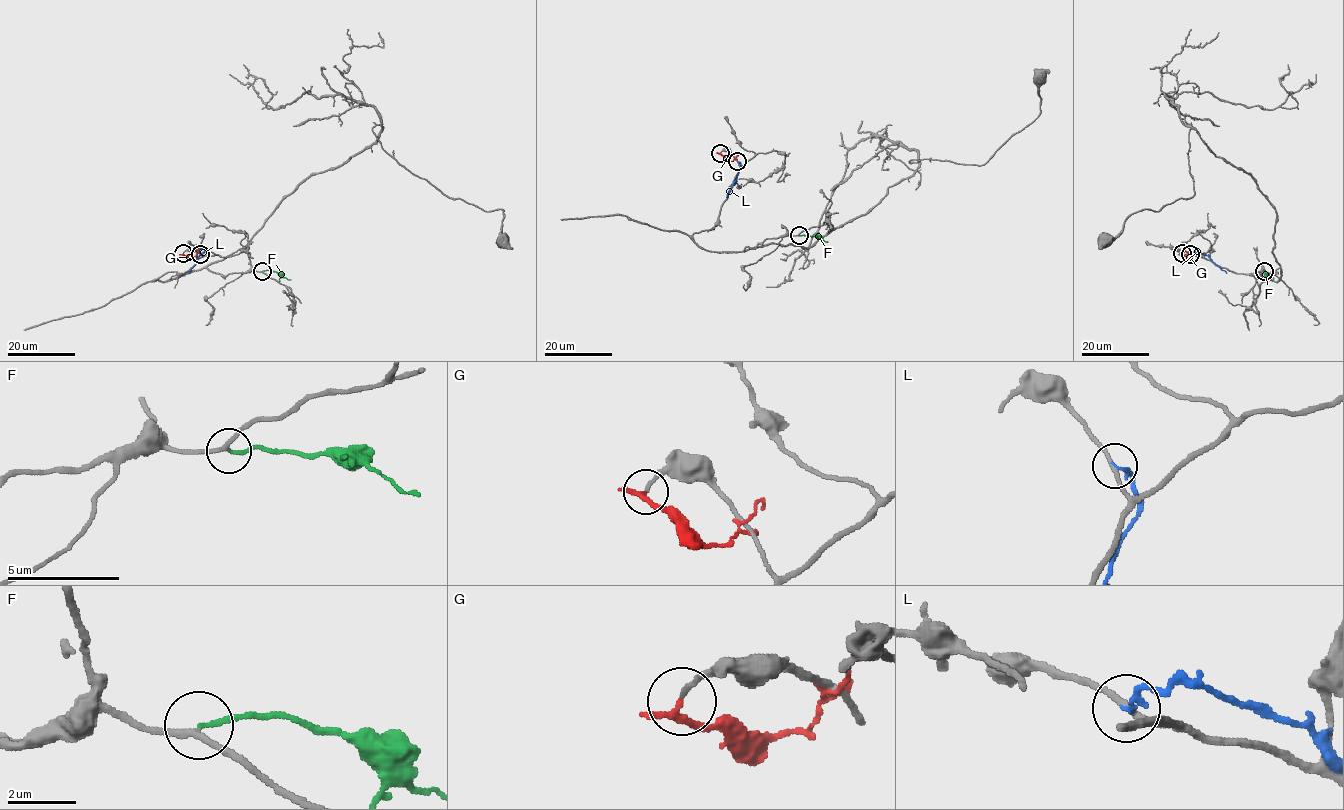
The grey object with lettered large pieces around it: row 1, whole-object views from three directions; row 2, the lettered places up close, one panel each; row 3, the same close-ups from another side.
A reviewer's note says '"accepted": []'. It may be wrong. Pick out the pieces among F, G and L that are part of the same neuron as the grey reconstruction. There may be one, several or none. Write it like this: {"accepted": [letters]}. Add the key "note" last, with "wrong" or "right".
{"accepted": ["F"], "note": "wrong"}

